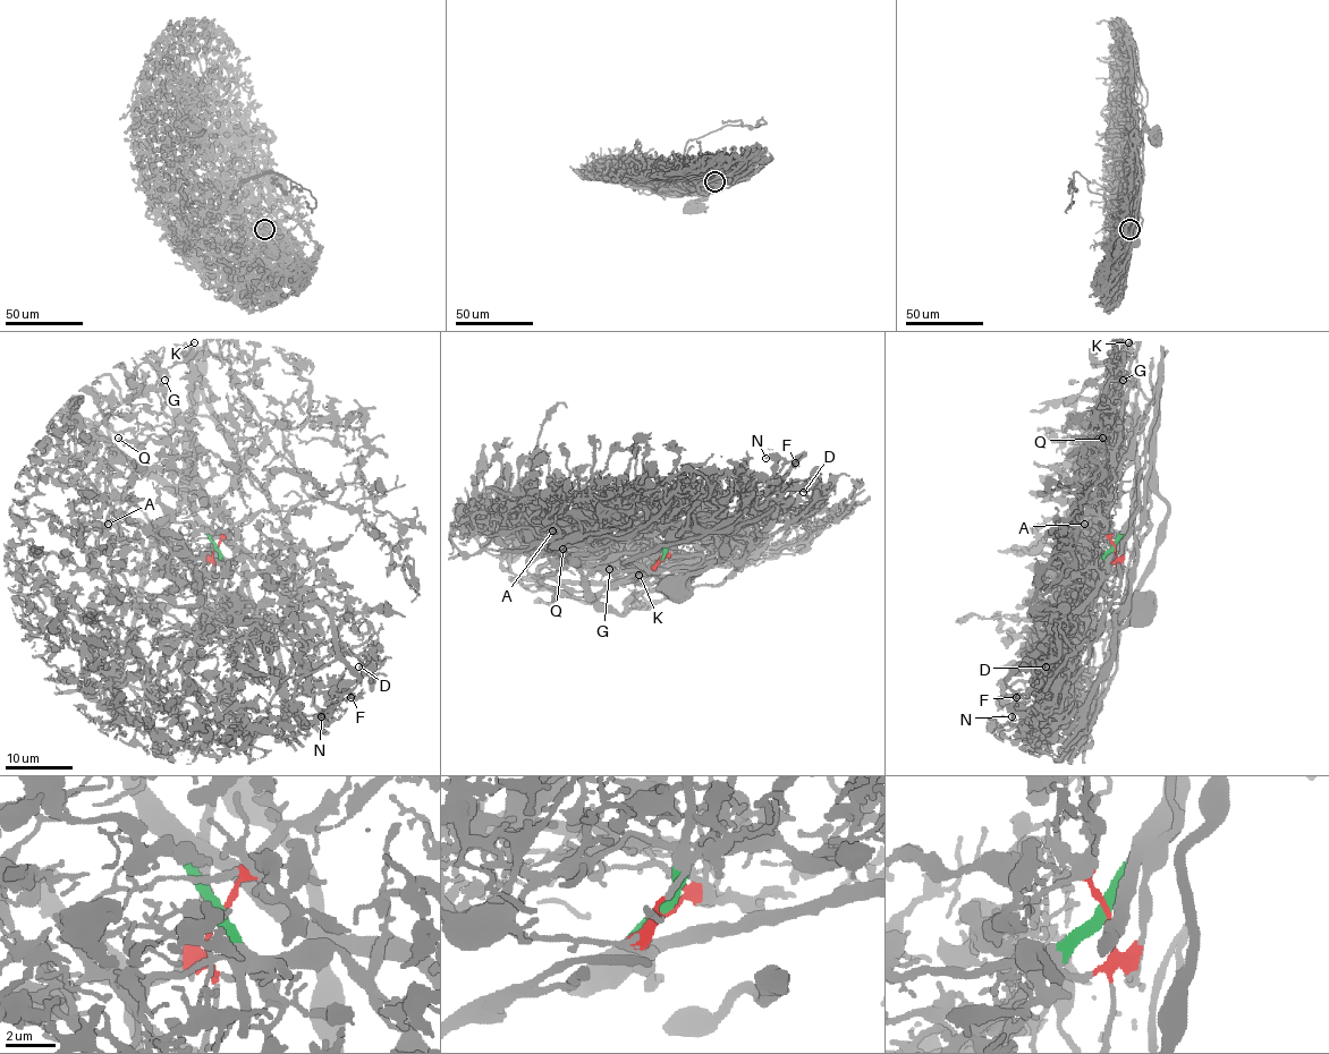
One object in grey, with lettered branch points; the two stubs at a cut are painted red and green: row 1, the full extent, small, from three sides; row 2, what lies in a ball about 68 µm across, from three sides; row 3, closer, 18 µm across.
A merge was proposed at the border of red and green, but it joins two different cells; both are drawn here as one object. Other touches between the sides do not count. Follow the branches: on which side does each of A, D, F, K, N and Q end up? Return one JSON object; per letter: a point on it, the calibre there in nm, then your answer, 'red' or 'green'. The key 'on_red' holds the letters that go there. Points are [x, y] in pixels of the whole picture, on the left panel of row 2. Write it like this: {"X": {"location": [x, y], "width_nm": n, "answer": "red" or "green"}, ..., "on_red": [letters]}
{"A": {"location": [108, 524], "width_nm": 150, "answer": "red"}, "D": {"location": [358, 666], "width_nm": 100, "answer": "red"}, "F": {"location": [350, 697], "width_nm": 130, "answer": "green"}, "K": {"location": [194, 342], "width_nm": 100, "answer": "red"}, "N": {"location": [321, 716], "width_nm": 80, "answer": "green"}, "Q": {"location": [118, 438], "width_nm": 140, "answer": "red"}, "on_red": ["A", "D", "K", "Q"]}

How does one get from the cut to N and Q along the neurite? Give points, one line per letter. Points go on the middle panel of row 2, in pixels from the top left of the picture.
N: (660, 561), (654, 567), (665, 568), (748, 544), (769, 525), (780, 479), (803, 452), (765, 459)
Q: (660, 561), (709, 547), (716, 554), (690, 567), (676, 553), (641, 577), (626, 577), (563, 547)

